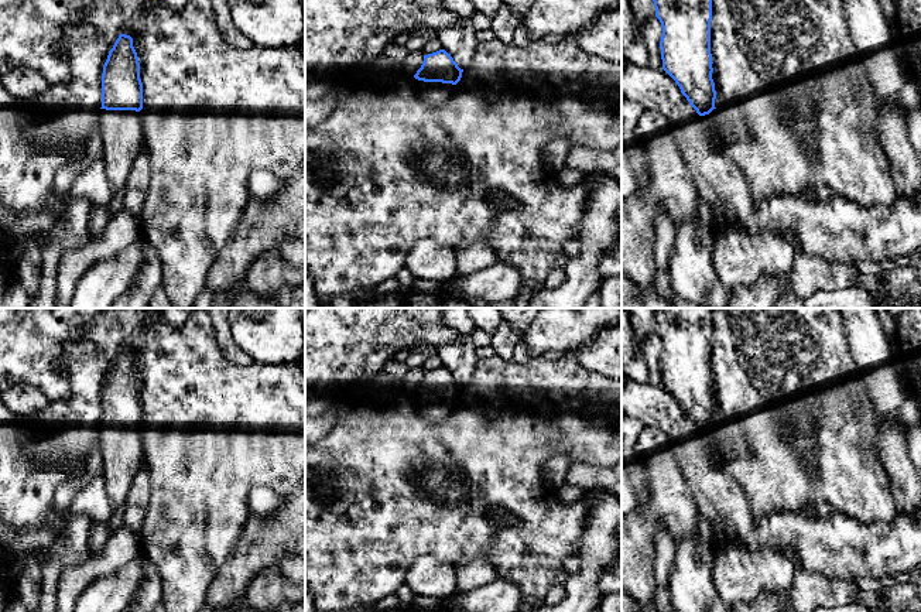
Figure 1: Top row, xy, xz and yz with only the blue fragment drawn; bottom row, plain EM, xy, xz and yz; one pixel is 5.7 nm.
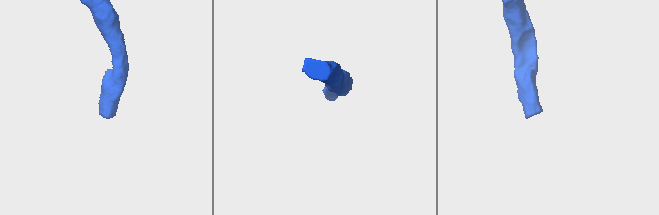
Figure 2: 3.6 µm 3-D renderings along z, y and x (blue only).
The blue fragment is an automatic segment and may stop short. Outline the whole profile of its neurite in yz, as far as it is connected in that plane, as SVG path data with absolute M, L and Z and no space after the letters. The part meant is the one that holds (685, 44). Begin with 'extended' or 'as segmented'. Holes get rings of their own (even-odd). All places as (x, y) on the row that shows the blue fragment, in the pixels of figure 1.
extended; M653 0L662 27L660 41L662 69L702 117L708 139L720 154L723 143L709 113L716 109L712 79L712 0Z

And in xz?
extended; M445 49L424 55L424 62L414 75L417 98L431 106L445 105L452 98L462 72Z

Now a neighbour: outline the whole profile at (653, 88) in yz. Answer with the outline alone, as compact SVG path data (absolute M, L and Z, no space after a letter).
M622 64L622 96L668 120L699 196L726 211L732 228L791 235L802 253L828 263L883 263L921 249L921 189L913 198L898 195L890 206L863 208L839 195L814 202L774 196L756 206L742 171L715 151L702 116L662 68Z

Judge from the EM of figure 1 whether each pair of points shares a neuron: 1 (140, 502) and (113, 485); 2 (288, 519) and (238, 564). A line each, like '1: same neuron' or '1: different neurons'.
1: different neurons
2: same neuron

